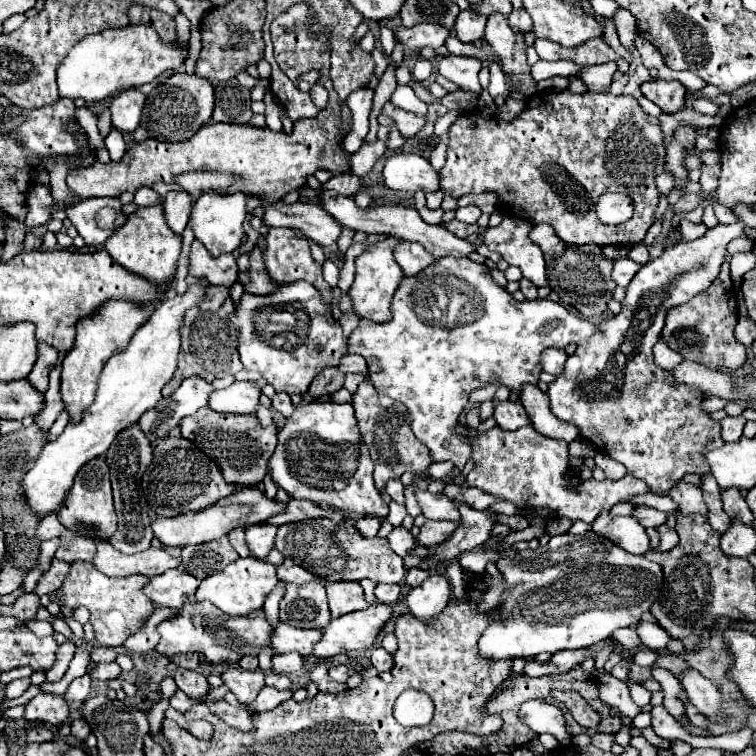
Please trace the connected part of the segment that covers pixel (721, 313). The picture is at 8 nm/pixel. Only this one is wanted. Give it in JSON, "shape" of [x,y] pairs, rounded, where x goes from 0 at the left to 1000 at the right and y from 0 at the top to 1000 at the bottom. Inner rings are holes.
{"shape":[[[958,347],[950,368],[939,376],[939,381],[918,392],[918,397],[886,407],[886,413],[881,415],[881,431],[876,437],[876,447],[881,450],[881,455],[886,455],[889,463],[894,463],[910,476],[929,476],[942,487],[974,489],[987,476],[987,460],[971,444],[974,423],[976,423],[976,407],[974,407],[971,373],[966,370],[963,347]]]}

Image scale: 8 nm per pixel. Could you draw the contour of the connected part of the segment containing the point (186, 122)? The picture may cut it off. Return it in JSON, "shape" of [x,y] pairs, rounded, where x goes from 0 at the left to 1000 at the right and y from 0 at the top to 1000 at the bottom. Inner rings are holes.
{"shape":[[[238,95],[225,101],[217,111],[212,111],[204,122],[196,124],[193,140],[188,146],[185,167],[196,175],[196,183],[206,183],[217,188],[241,188],[257,180],[272,161],[278,161],[280,143],[283,143],[280,111],[259,98],[249,101]]]}

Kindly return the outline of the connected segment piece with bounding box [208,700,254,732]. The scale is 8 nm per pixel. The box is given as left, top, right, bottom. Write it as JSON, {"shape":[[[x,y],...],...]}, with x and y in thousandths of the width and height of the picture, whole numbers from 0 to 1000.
{"shape":[[[291,926],[291,929],[286,929],[286,931],[278,931],[275,929],[275,934],[278,934],[278,939],[286,944],[286,947],[291,947],[302,960],[310,960],[310,963],[315,963],[315,966],[320,966],[320,968],[328,968],[328,966],[333,966],[336,963],[336,955],[333,955],[333,942],[328,942],[325,937],[310,937],[310,934],[304,934],[299,926]]]}

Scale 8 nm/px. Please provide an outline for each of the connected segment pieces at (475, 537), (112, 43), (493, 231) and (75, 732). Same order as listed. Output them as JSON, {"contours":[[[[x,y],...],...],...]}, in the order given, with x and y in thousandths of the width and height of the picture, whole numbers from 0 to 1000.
{"contours":[[[[608,667],[606,675],[608,675],[608,683],[611,683],[611,693],[598,706],[595,714],[590,714],[590,717],[585,717],[574,725],[574,738],[571,735],[561,738],[561,743],[556,746],[558,754],[569,754],[571,741],[579,743],[579,746],[601,741],[611,730],[619,730],[619,728],[638,722],[648,712],[648,701],[656,690],[651,677],[643,677],[643,675],[632,677],[632,675],[627,675],[616,667]]],[[[164,34],[156,40],[140,40],[132,45],[119,45],[111,53],[106,53],[85,77],[85,82],[77,87],[77,119],[79,119],[79,130],[93,130],[93,132],[111,132],[116,138],[124,135],[135,135],[146,127],[153,127],[161,119],[169,116],[180,116],[188,111],[201,108],[206,101],[217,98],[220,93],[233,93],[243,85],[246,79],[246,69],[238,66],[238,58],[214,58],[209,45],[204,42],[204,37],[198,34]]],[[[672,283],[667,286],[661,299],[646,302],[638,315],[640,323],[648,331],[659,333],[675,352],[685,352],[690,357],[690,365],[698,368],[704,376],[725,378],[717,331],[698,317],[701,302],[701,294]]],[[[103,950],[103,952],[98,952],[95,955],[95,974],[103,979],[103,981],[114,981],[114,976],[119,974],[119,960],[114,958],[114,952],[108,952],[108,950]]]]}

